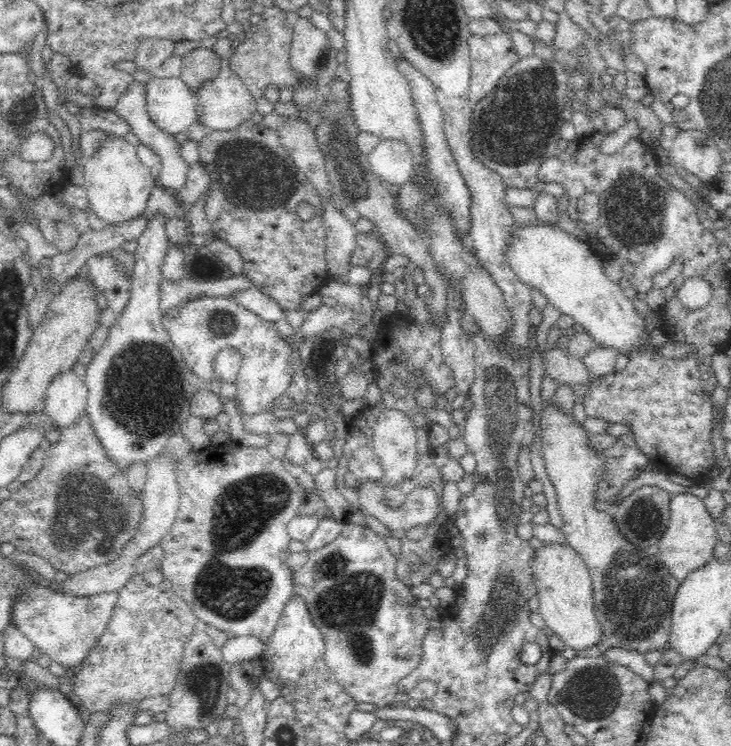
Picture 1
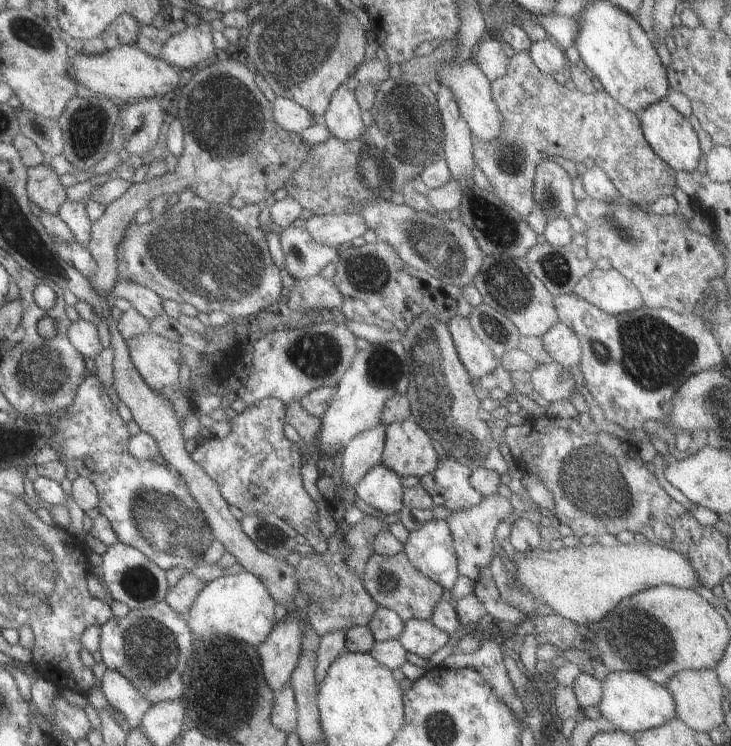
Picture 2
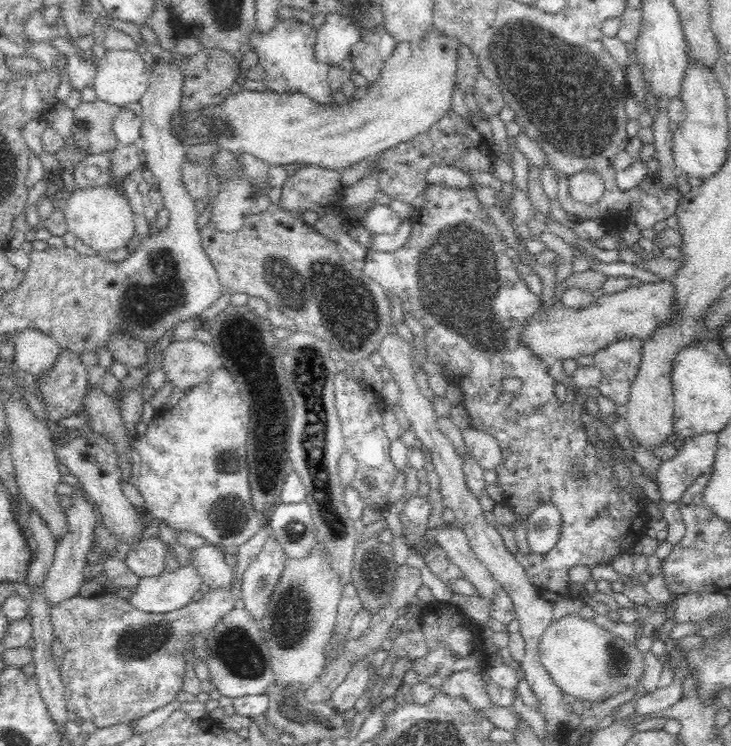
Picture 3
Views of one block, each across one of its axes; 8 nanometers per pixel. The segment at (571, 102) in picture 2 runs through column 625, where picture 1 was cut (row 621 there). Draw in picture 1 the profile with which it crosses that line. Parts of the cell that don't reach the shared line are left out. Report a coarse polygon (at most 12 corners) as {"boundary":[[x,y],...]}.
{"boundary":[[136,573],[72,679],[92,713],[172,695],[203,625]]}

